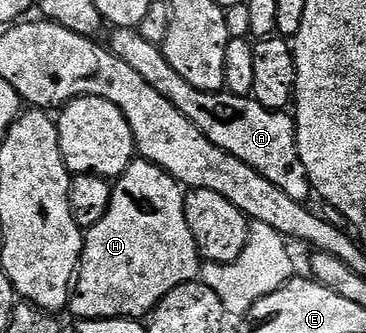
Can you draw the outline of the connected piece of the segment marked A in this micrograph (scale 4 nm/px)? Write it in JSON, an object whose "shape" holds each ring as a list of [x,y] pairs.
{"shape":[[[114,28],[111,33],[108,47],[116,54],[116,58],[128,62],[128,66],[132,66],[132,70],[136,70],[136,74],[140,74],[140,78],[144,78],[144,82],[148,82],[148,86],[156,90],[156,94],[164,94],[164,98],[168,98],[168,102],[172,102],[172,106],[176,106],[176,110],[180,110],[180,114],[184,114],[184,118],[188,118],[192,126],[196,126],[196,130],[200,130],[200,134],[208,138],[208,142],[220,146],[220,150],[232,154],[232,158],[240,158],[240,162],[248,162],[248,166],[252,166],[256,174],[264,174],[264,178],[268,178],[272,186],[280,186],[280,190],[284,190],[288,198],[309,201],[309,196],[312,196],[312,187],[308,170],[305,169],[298,149],[298,126],[294,123],[294,117],[289,111],[266,108],[253,96],[237,96],[225,90],[220,92],[196,90],[192,82],[184,82],[184,78],[180,78],[180,74],[172,70],[168,58],[164,58],[161,47],[148,42],[148,38],[140,35],[137,28]]]}

